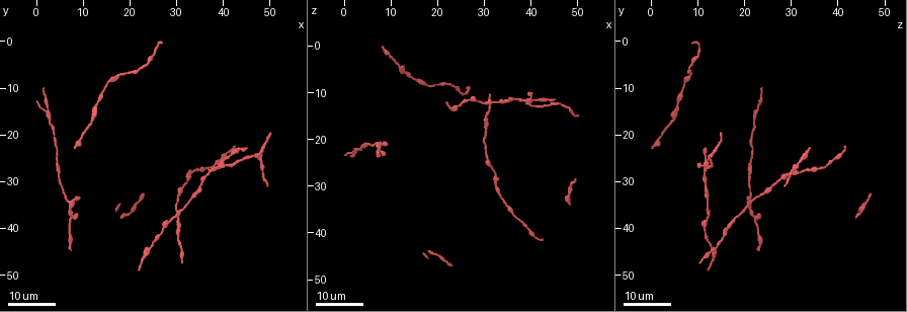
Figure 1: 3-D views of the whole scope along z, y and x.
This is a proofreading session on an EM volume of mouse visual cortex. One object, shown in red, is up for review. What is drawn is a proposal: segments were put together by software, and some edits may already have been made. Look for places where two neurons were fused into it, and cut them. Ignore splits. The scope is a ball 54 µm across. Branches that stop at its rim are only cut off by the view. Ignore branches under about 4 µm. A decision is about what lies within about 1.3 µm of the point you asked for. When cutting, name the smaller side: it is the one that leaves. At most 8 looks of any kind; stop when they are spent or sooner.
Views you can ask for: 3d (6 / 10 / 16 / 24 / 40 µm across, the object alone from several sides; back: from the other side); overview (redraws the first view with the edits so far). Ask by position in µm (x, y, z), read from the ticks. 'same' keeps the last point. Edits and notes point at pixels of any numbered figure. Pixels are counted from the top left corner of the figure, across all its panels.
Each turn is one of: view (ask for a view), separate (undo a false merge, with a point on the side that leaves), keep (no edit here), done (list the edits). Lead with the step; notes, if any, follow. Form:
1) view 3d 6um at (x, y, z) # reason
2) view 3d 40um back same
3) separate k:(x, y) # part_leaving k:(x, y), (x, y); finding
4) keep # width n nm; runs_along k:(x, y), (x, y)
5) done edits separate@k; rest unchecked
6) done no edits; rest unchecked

view 3d 24um at (30.5, 40.0, 16.5)

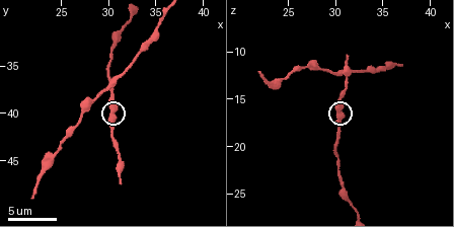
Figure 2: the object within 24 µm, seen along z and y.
view 3d 6um at (30.2, 40.2, 16.0) # zoom in

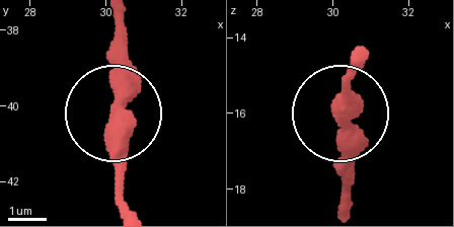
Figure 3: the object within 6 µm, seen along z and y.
keep # side_arm 9 um; all the same neuron

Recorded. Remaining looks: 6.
view 3d 24um at (31.5, 36.0, 11.5)

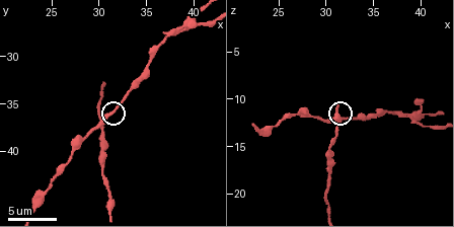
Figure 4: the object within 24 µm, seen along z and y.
view 3d 6um same

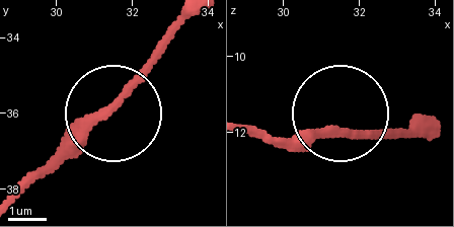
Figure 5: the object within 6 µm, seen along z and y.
keep # side_arm 73 um; runs_along 5:(118, 95), (118, 105), (185, 24); one neuron here

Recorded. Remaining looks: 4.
view 3d 24um at (35.5, 31.0, 11.5) # narrows sharply

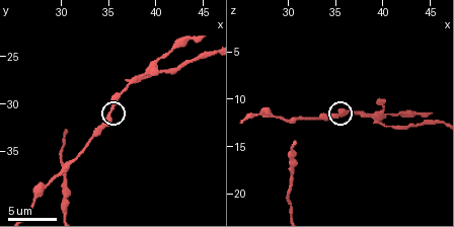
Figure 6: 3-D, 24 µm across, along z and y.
view 3d 6um same

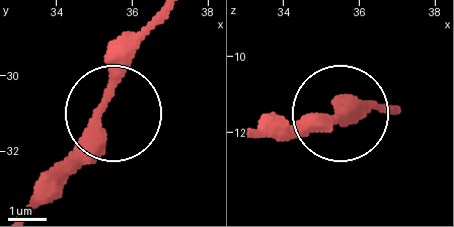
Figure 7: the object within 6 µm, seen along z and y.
keep # runs_along 7:(27, 204), (98, 117), (121, 59), (160, 20); one neuron here

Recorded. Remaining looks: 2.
view 3d 16um at (39.5, 27.0, 12.0)

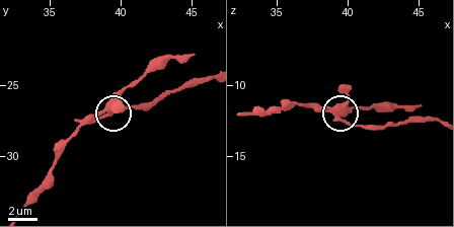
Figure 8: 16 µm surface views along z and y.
view 3d 10um same

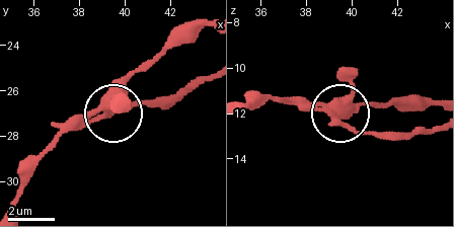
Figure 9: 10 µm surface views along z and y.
separate 9:(355, 133) # part_leaving 9:(331, 112), (365, 134), (434, 130); two neurons meet here

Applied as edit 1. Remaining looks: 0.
done edits separate@9; rest unchecked

